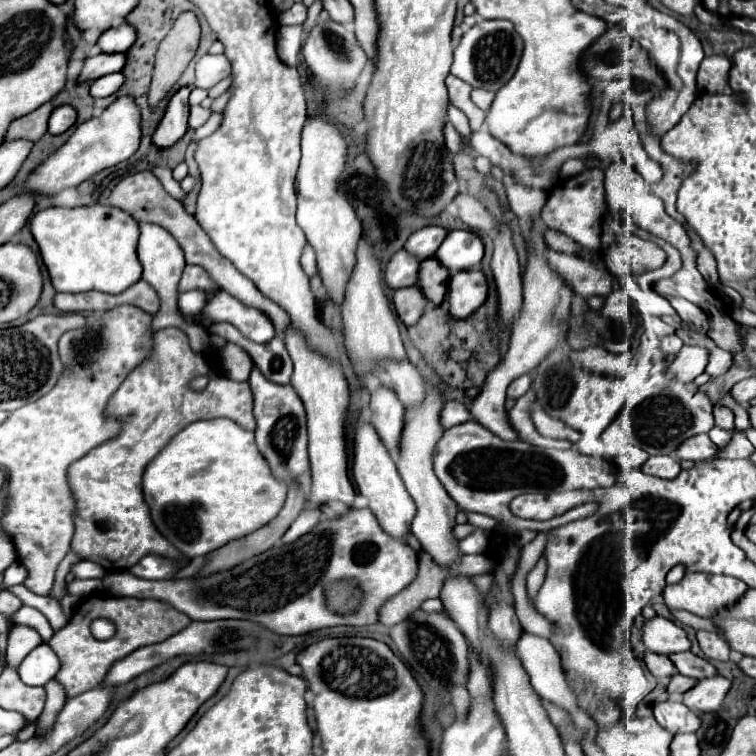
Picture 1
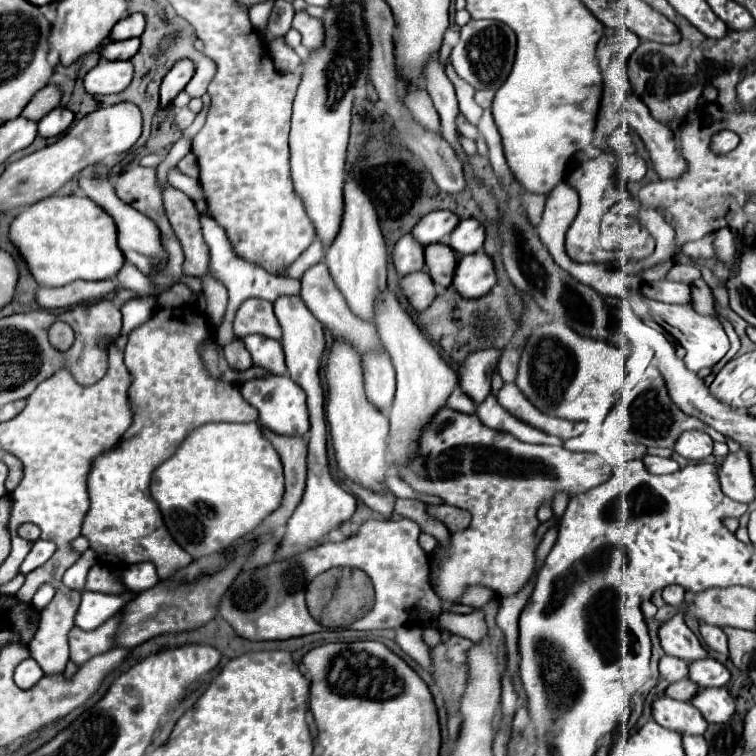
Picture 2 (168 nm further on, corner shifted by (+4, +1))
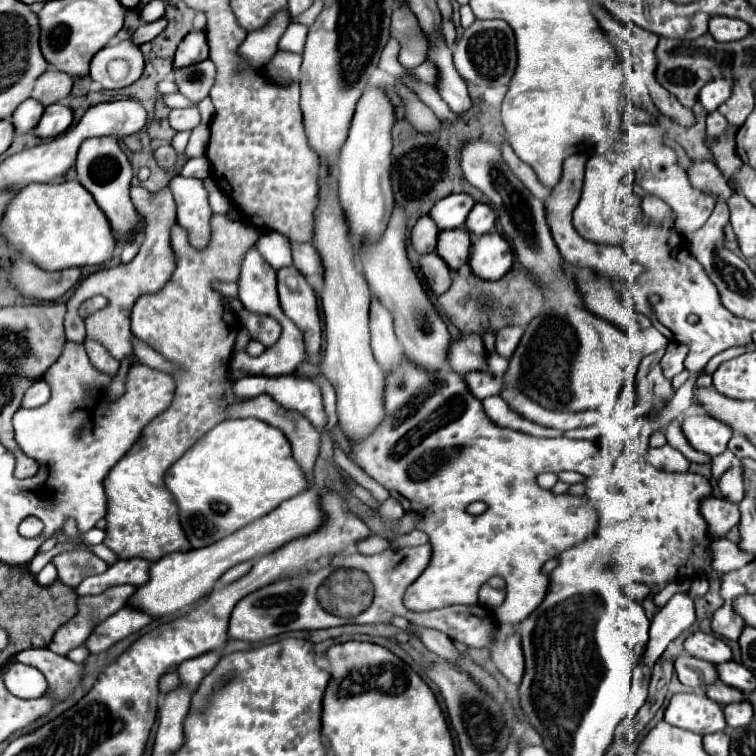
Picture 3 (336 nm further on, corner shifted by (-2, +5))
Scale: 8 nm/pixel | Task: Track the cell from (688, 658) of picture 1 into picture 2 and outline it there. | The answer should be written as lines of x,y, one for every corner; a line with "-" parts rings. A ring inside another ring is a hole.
713,658
695,660
689,664
689,680
697,686
725,686
729,680
729,670

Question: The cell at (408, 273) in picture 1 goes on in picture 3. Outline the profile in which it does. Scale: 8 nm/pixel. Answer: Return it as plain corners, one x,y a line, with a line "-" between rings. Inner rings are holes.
423,216
411,230
411,244
419,254
429,254
435,252
437,248
437,236
439,236
437,224
431,220
431,216

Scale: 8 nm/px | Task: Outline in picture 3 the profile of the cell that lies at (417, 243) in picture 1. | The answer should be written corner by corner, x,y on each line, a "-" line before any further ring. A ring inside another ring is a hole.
459,192
459,194
449,194
441,198
433,208
431,208
431,218
439,226
439,230
453,230
461,228
467,220
467,214
475,206
473,196

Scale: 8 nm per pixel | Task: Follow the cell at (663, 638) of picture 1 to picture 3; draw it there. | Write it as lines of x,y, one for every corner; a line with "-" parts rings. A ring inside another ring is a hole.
693,632
685,640
685,650
691,656
697,656
701,660
711,660
715,664
729,662
733,658
731,648
715,634
703,634
703,632

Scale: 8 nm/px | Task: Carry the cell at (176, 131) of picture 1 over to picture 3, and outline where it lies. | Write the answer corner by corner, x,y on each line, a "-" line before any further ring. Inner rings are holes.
191,30
183,42
177,48
175,54
175,64
173,66
187,66
191,62
201,62
209,56
209,46
207,46
207,34
205,30

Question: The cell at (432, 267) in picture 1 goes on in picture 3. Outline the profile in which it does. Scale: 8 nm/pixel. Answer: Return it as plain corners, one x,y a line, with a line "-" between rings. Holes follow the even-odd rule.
465,228
455,230
443,230
439,234
439,246
437,252
445,258
447,266
453,270
459,270
463,264
467,264
471,254
471,234

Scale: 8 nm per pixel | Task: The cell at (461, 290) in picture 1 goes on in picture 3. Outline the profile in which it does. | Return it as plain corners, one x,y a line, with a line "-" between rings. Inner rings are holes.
487,232
473,238
469,266
479,278
499,280
513,266
513,250
499,232

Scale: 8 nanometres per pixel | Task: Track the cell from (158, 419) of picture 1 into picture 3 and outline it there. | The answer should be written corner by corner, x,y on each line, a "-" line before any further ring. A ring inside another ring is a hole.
213,214
211,240
207,248
197,250
189,244
187,230
175,224
171,228
171,248
175,252
173,276
157,294
143,294
133,306
133,334
167,360
181,364
183,370
173,374
177,388
171,406
145,426
143,436
113,466
105,480
109,498
105,546
121,560
139,557
155,562
165,554
191,548
179,524
177,502
163,478
205,432
225,420
227,404
239,400
231,394
233,382
225,378
237,336
237,316
225,308
223,296
211,282
237,282
239,258
259,236
260,231
249,224
235,222
227,214

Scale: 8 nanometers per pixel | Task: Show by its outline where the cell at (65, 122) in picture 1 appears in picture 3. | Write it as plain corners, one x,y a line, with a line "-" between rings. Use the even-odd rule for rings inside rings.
51,104
45,108
45,112
43,112
43,116
33,132
39,138
55,138
71,126
71,120
73,120
73,112
69,106

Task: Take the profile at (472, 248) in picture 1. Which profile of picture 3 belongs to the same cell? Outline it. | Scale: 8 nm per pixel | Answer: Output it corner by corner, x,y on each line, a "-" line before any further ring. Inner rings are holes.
481,202
475,204
473,210
469,212
469,218
467,218
465,226
475,236
489,232
495,226
495,212
493,212
493,208
489,204
481,204

